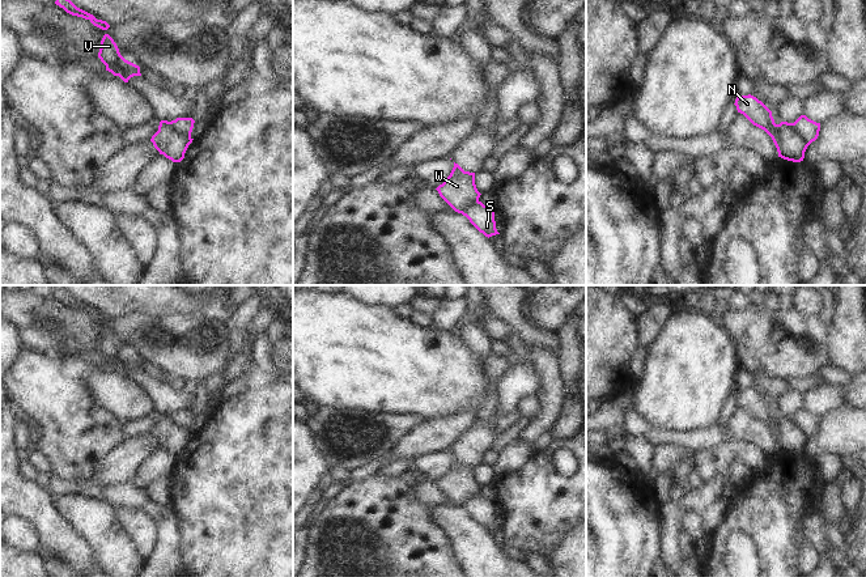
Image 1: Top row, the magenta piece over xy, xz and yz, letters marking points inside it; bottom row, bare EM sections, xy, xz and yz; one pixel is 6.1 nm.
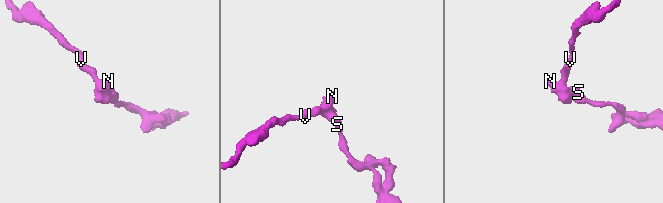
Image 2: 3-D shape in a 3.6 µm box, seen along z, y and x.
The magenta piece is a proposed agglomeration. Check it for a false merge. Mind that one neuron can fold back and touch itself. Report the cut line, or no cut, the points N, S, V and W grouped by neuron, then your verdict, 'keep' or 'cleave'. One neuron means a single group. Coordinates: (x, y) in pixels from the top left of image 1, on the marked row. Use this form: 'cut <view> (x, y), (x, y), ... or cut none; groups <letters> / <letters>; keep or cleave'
cut xy (170, 122), (191, 140); groups N V W / S; cleave

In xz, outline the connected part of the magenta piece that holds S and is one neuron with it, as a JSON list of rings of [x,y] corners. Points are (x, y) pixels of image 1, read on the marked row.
[[[481,201],[472,204],[460,212],[470,222],[485,237],[500,234],[496,229],[494,209],[484,205]]]

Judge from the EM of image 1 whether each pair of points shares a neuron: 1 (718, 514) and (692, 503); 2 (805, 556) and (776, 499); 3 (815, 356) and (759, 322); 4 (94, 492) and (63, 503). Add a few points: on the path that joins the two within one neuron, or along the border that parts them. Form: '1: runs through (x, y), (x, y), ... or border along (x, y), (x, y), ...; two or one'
1: border along (720, 496), (700, 513); two
2: border along (801, 531), (794, 537), (798, 563); two
3: runs through (801, 351), (793, 344), (780, 342), (773, 336); one
4: border along (55, 497), (83, 495), (113, 504); two

